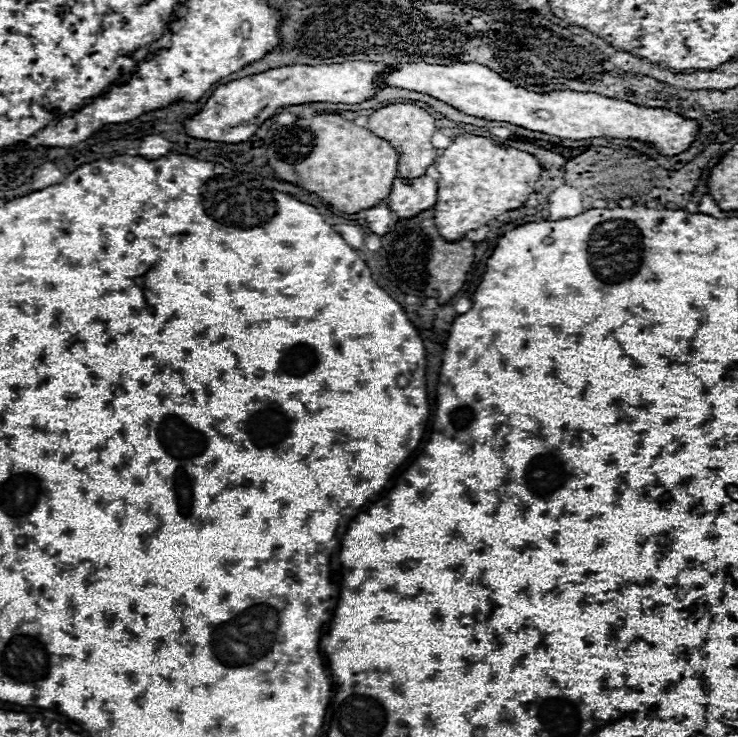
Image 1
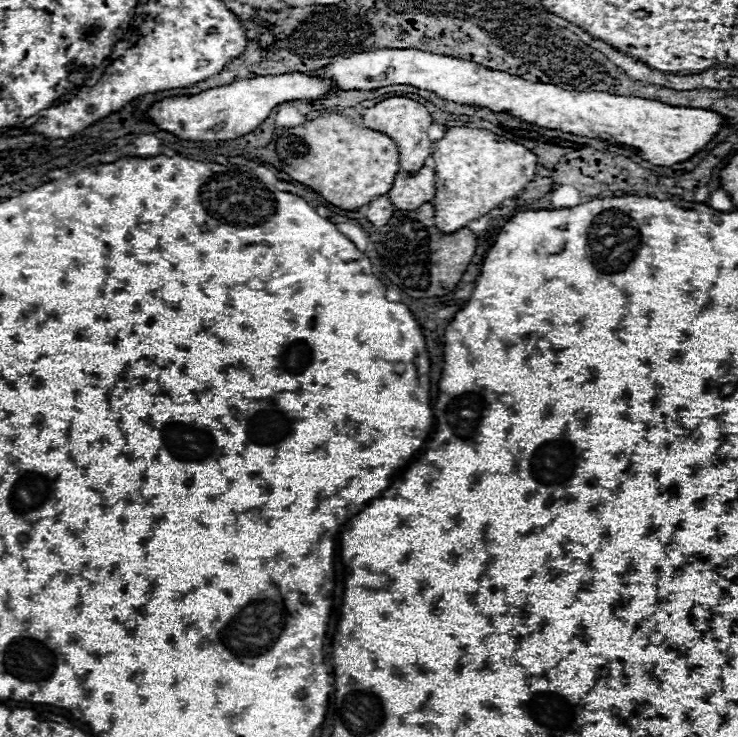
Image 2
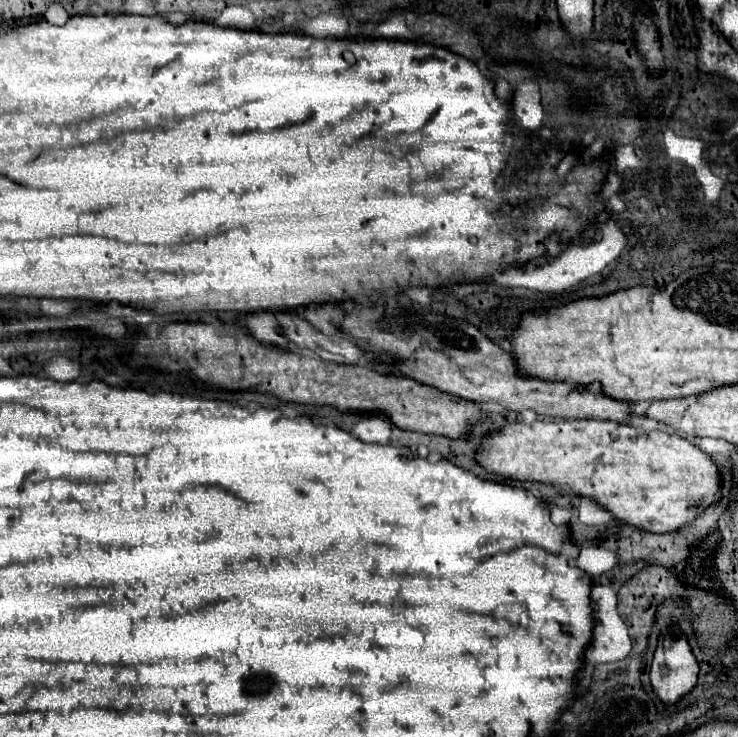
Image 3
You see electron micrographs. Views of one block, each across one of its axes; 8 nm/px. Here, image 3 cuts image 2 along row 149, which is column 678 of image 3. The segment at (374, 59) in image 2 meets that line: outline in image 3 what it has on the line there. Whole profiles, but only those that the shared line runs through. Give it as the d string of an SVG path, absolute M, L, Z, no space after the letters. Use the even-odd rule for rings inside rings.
M684 634L672 636L670 646L664 646L664 636L660 636L650 668L650 684L664 706L674 706L692 692L698 682L698 670L698 662ZM660 664L668 666L666 676L658 670Z

